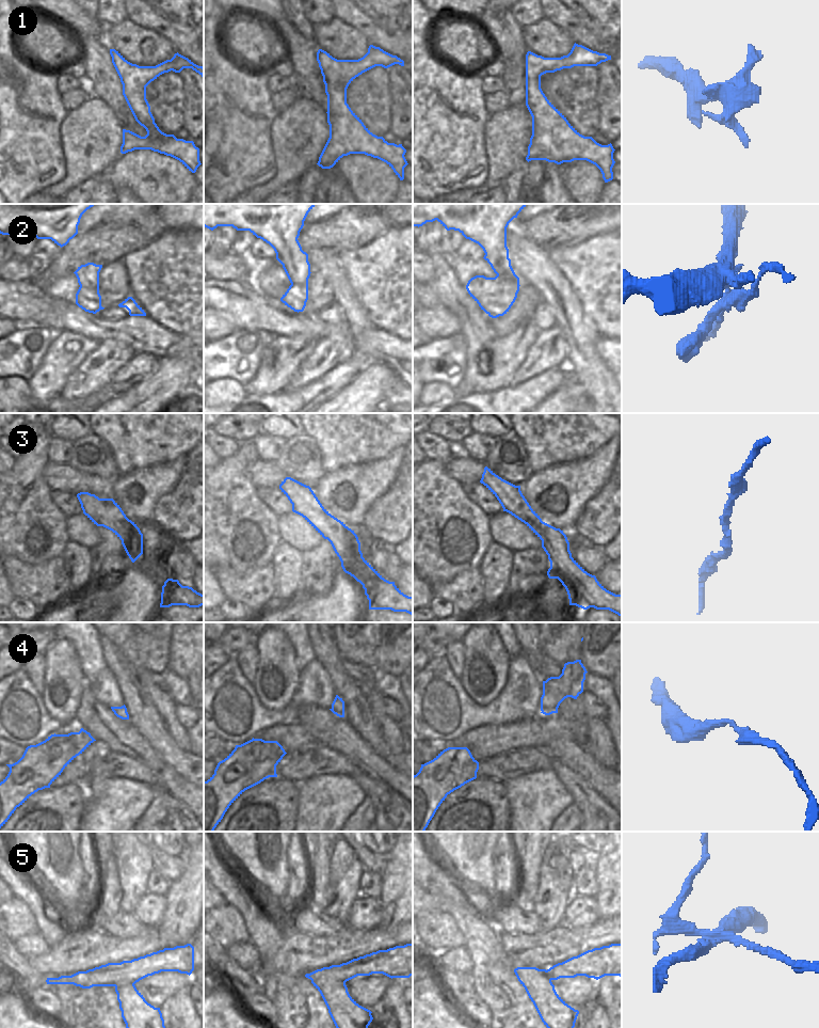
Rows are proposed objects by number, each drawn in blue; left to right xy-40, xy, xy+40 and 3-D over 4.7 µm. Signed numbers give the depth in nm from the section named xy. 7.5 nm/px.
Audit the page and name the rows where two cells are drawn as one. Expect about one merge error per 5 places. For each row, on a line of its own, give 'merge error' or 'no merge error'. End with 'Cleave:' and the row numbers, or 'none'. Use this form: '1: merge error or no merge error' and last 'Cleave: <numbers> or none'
1: no merge error
2: merge error
3: no merge error
4: no merge error
5: merge error
Cleave: 2, 5

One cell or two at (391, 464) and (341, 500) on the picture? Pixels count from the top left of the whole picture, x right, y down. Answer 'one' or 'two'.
one

